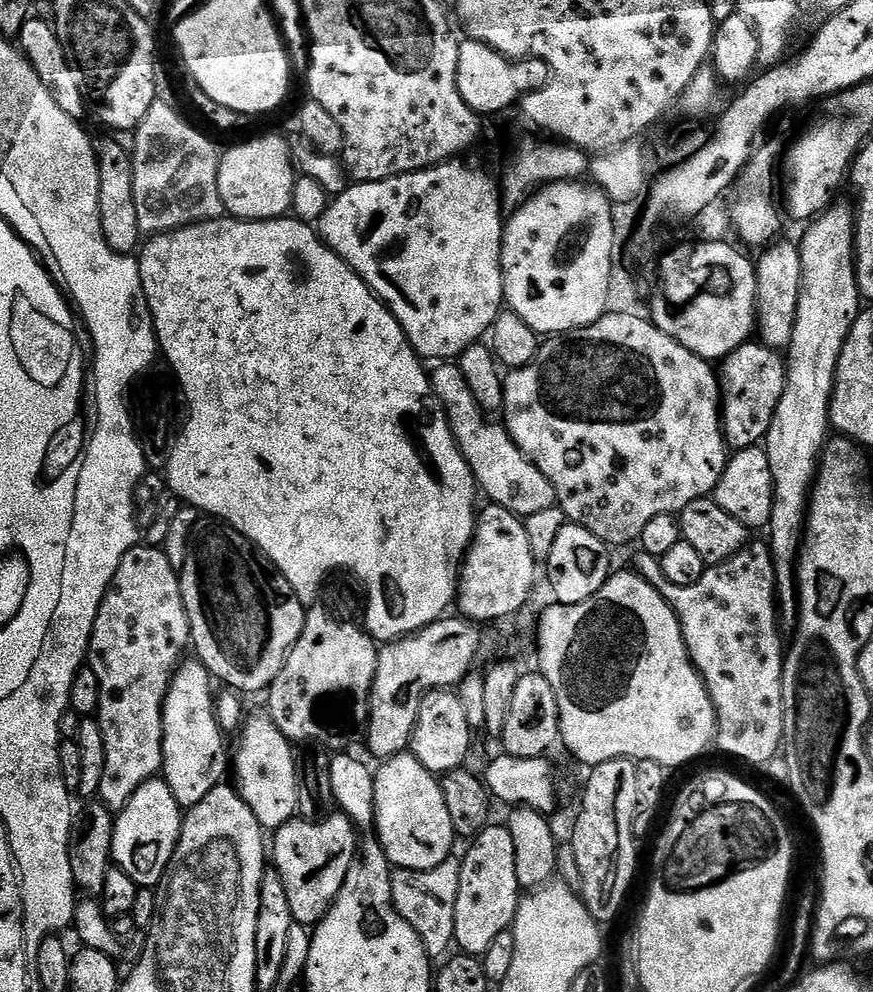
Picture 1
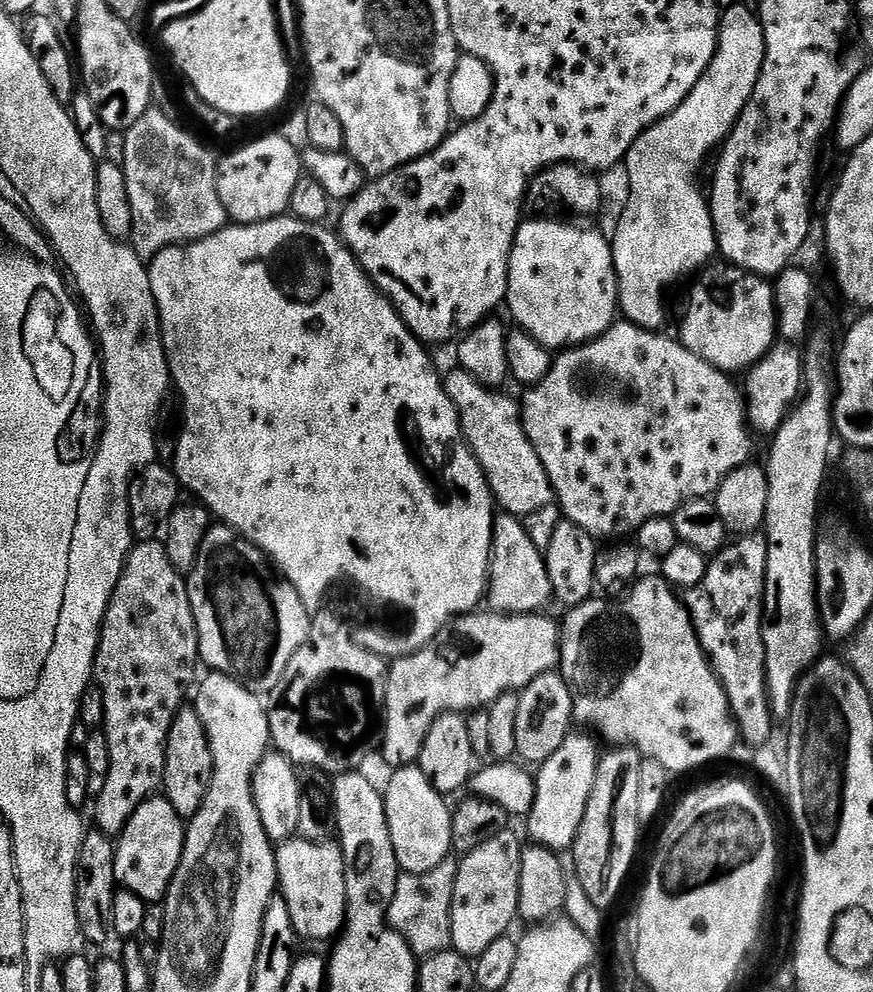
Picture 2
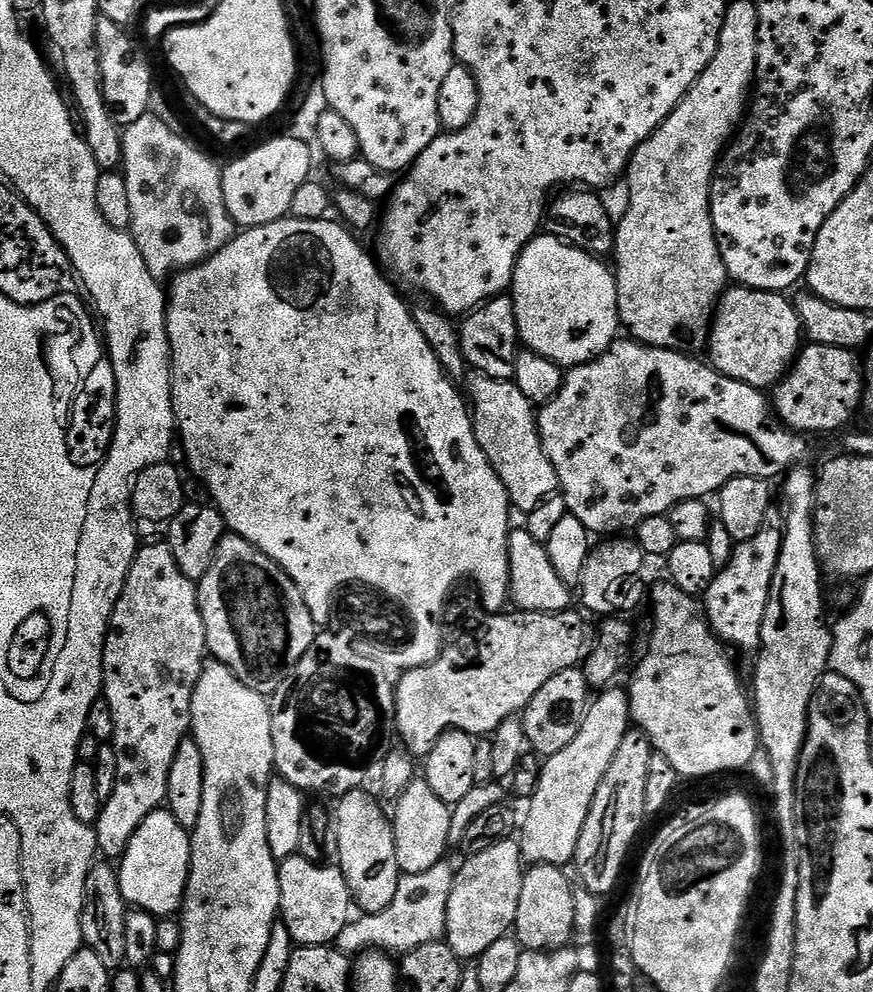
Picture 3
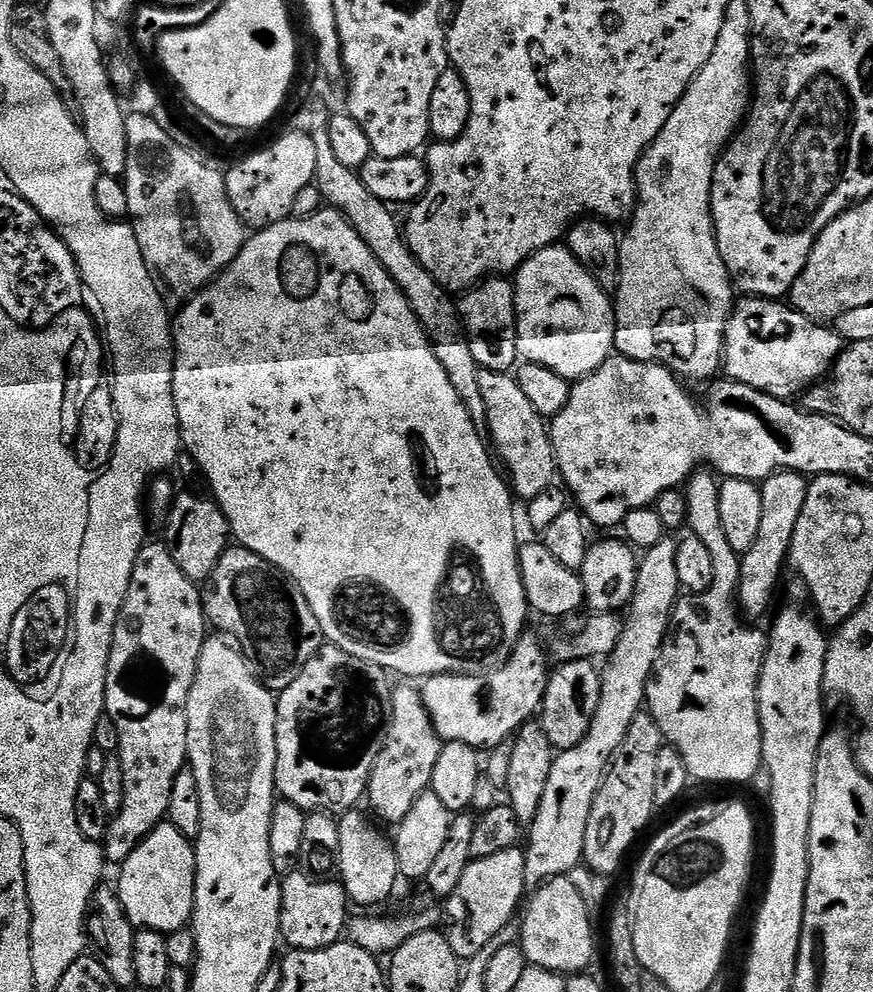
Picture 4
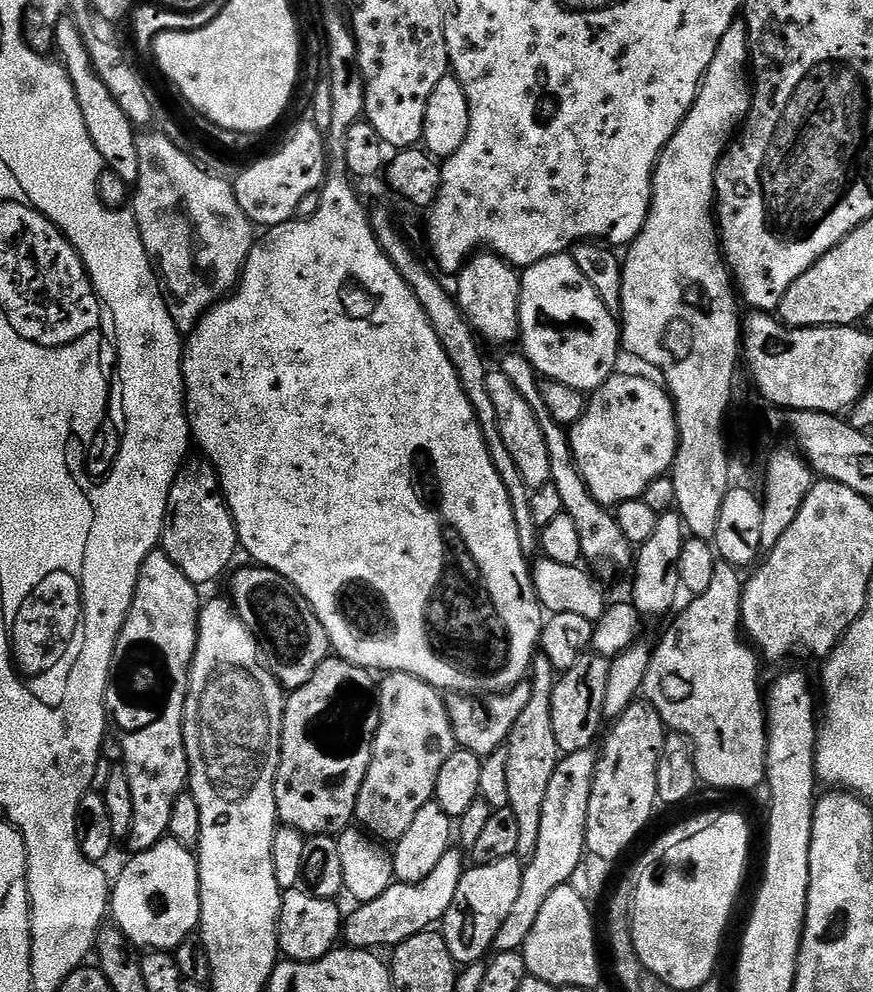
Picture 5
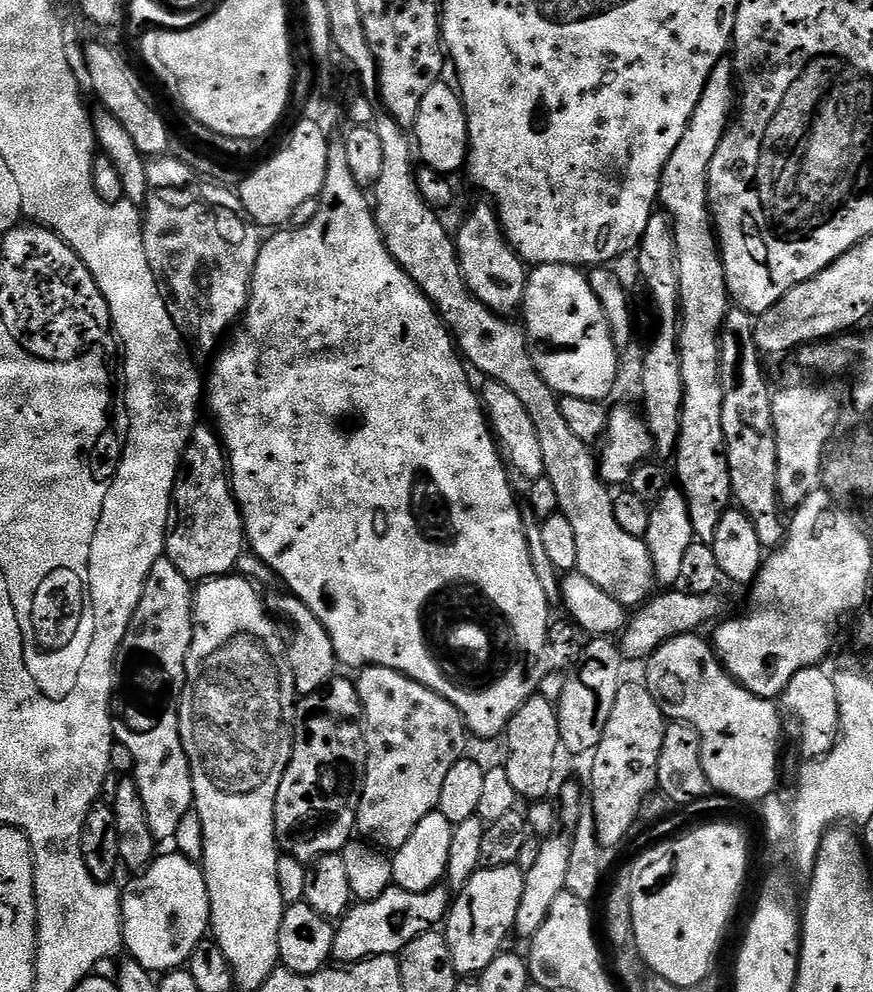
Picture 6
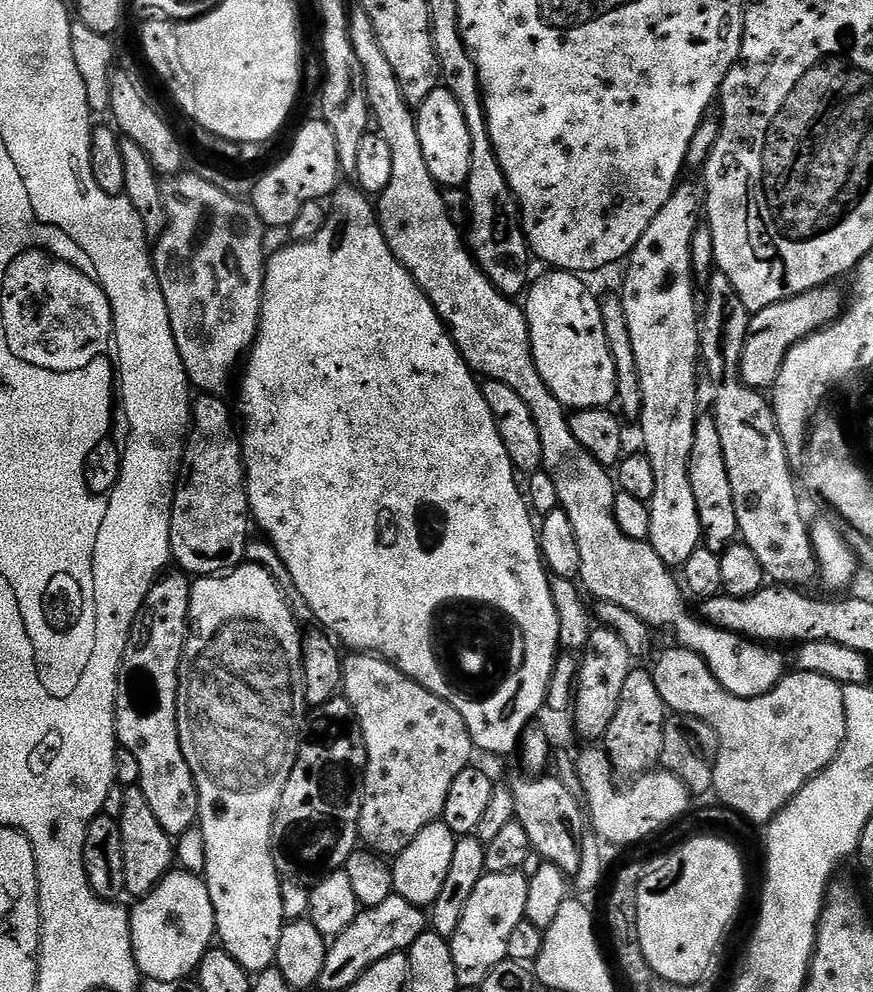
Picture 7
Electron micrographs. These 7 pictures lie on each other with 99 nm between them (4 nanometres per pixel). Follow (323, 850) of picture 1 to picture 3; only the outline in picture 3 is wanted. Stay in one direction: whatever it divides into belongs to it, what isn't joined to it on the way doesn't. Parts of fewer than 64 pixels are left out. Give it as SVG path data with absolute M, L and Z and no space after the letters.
M295 855L279 861L280 869L280 910L279 915L290 930L290 938L293 945L318 948L331 945L342 932L342 928L348 924L354 912L352 891L348 889L346 878L340 873L339 867L328 865L328 862L307 860L305 856Z

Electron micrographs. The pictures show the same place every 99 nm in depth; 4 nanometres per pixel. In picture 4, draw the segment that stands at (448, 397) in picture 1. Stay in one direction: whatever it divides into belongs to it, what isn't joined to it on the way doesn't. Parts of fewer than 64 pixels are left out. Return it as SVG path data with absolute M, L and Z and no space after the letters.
M481 371L480 385L482 398L486 398L488 407L486 430L489 435L492 434L491 443L499 461L501 458L508 467L507 475L510 477L511 491L519 499L521 496L521 501L524 502L538 498L542 490L553 487L558 480L556 455L545 417L540 416L538 410L534 410L534 406L530 406L530 401L522 391L522 386L518 386L515 375L506 372Z

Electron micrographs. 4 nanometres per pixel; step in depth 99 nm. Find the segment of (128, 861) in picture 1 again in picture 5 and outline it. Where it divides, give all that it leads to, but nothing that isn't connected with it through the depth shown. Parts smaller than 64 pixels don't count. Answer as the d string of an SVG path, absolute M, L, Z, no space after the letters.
M165 838L158 842L158 846L150 846L150 850L135 853L131 857L132 861L125 866L120 872L120 881L113 883L110 888L110 916L115 927L122 930L122 934L126 934L129 944L140 950L155 950L158 952L172 952L182 943L186 937L193 935L200 926L200 866L197 857L194 855L193 849L182 846L176 840Z

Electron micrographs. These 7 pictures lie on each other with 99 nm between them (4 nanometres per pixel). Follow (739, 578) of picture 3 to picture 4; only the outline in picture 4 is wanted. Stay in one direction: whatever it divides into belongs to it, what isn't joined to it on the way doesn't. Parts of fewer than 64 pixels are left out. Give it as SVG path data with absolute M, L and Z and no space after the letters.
M777 472L763 481L762 526L758 529L758 538L749 552L743 553L740 561L740 591L738 608L749 621L756 620L768 612L772 599L776 596L776 587L780 584L780 575L788 564L788 551L794 538L794 526L798 514L802 514L802 505L806 503L809 481L798 472Z

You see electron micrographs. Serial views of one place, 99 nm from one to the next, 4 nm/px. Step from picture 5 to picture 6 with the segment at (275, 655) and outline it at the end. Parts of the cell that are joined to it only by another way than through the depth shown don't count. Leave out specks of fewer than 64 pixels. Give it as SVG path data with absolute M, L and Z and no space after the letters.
M279 591L267 593L264 596L264 607L278 625L279 631L282 633L282 640L284 636L284 644L288 647L286 666L292 672L297 693L301 697L306 697L323 688L329 680L337 675L338 661L334 654L334 646L330 642L330 634L322 626L320 619L291 592Z

